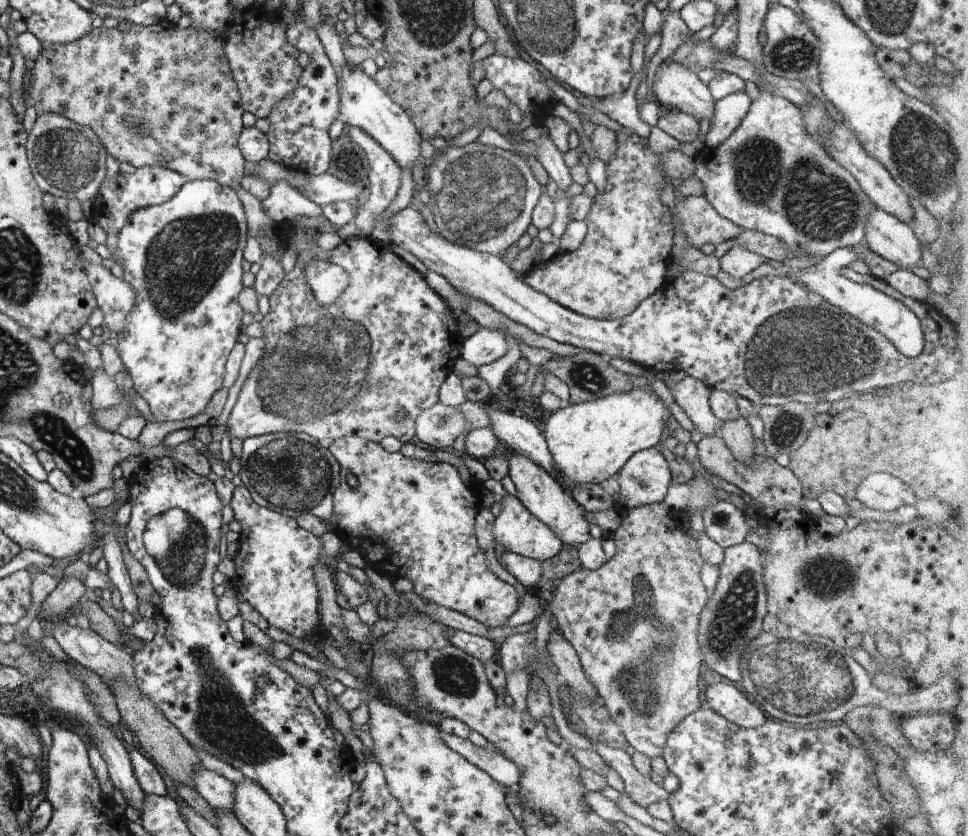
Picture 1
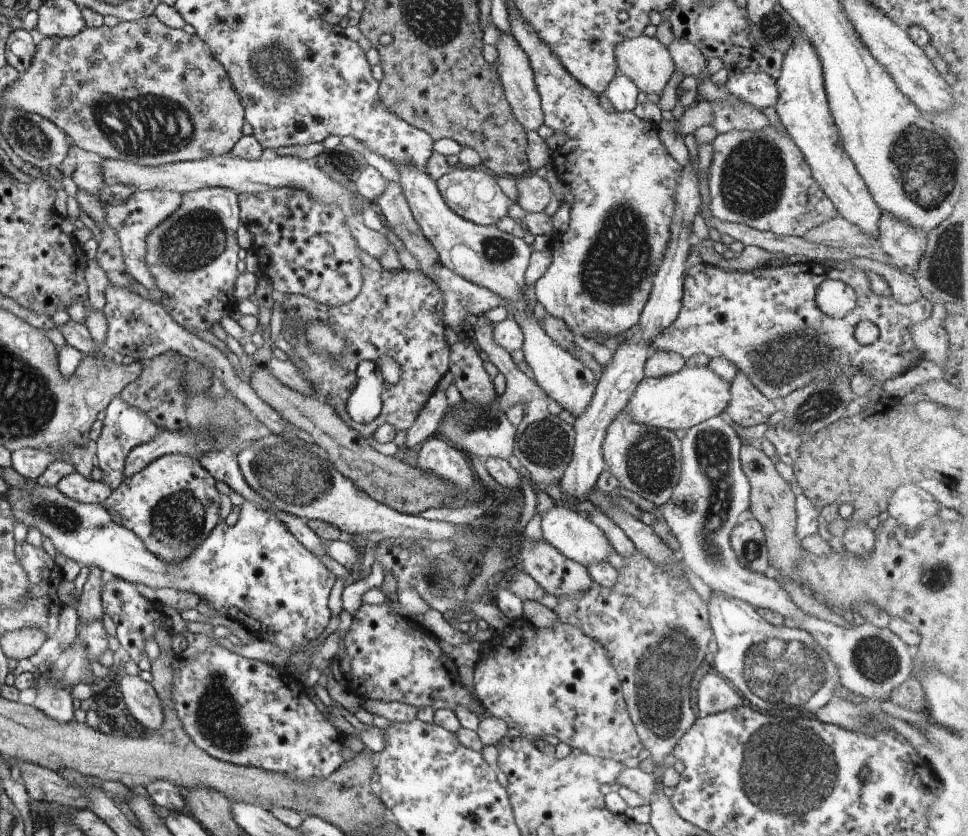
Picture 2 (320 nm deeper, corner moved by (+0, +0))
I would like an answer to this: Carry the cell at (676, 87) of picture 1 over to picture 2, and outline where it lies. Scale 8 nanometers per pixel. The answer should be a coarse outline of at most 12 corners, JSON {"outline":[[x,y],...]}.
{"outline":[[656,37],[616,47],[618,72],[639,91],[661,95],[675,72]]}

